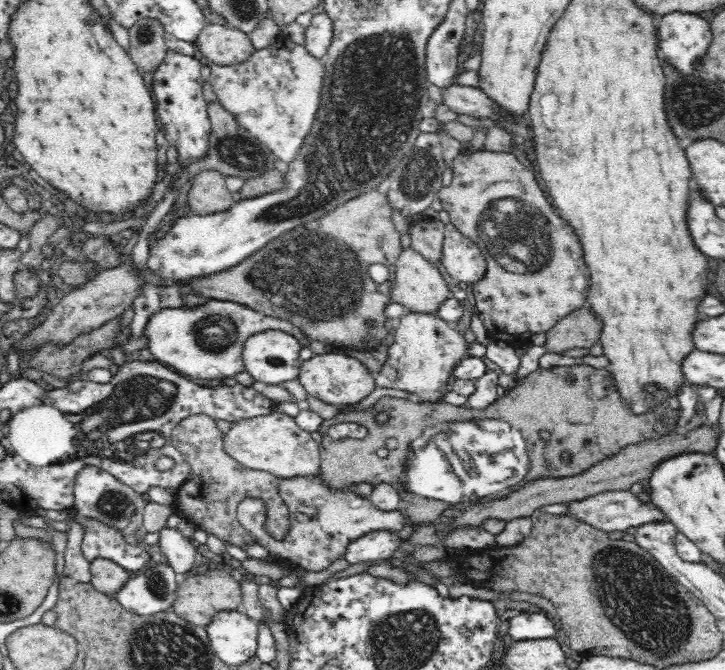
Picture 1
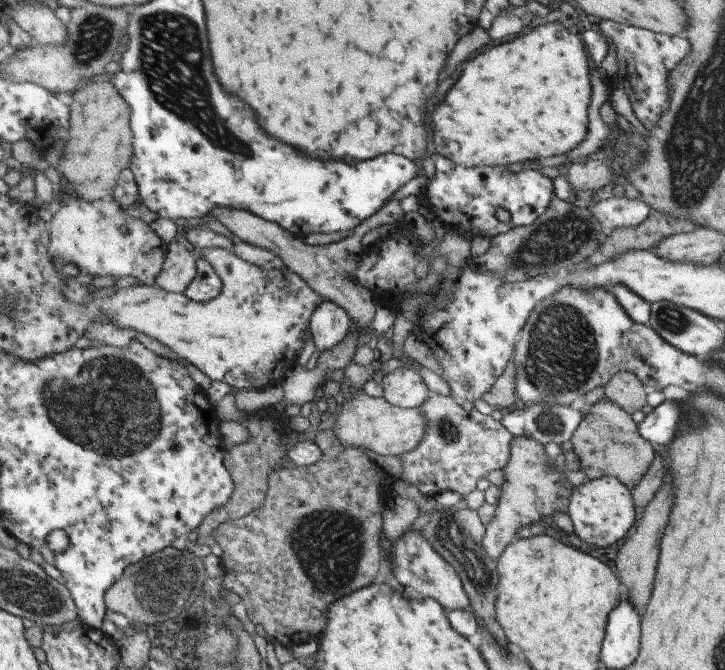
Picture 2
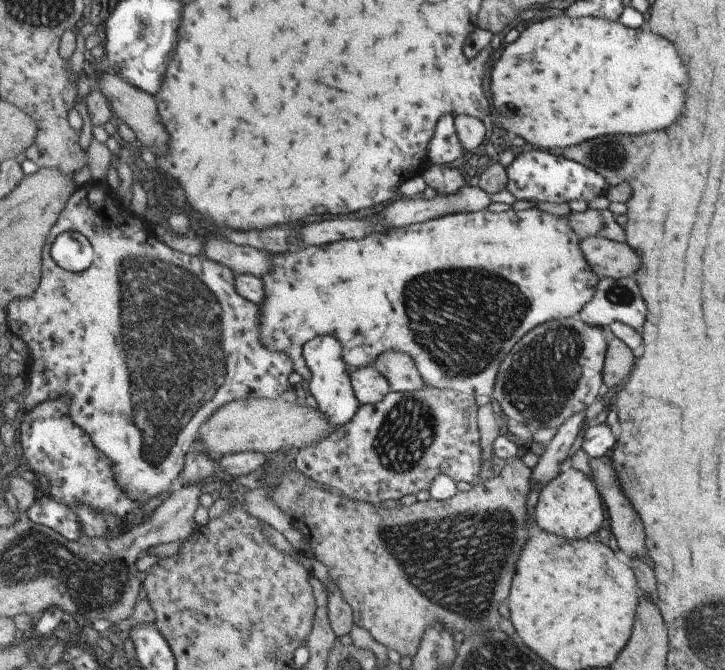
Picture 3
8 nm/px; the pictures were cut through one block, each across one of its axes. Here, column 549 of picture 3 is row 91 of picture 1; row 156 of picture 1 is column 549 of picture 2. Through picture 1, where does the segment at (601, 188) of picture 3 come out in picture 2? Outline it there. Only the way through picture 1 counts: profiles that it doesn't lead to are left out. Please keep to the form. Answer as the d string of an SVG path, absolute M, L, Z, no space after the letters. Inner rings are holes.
M435 154L433 160L435 173L422 186L417 196L419 204L432 210L435 221L444 231L453 230L465 238L469 235L493 238L512 228L533 224L541 214L545 214L555 194L553 180L539 170L524 169L513 173L507 167L464 167L439 154ZM499 208L510 213L508 223L497 218Z

